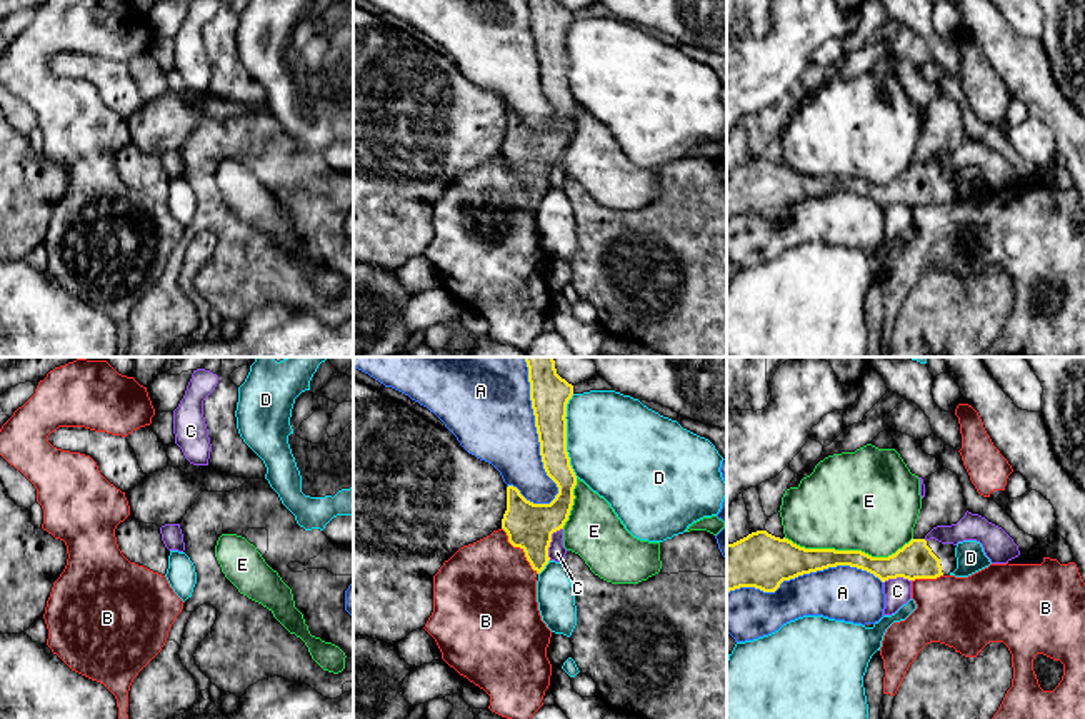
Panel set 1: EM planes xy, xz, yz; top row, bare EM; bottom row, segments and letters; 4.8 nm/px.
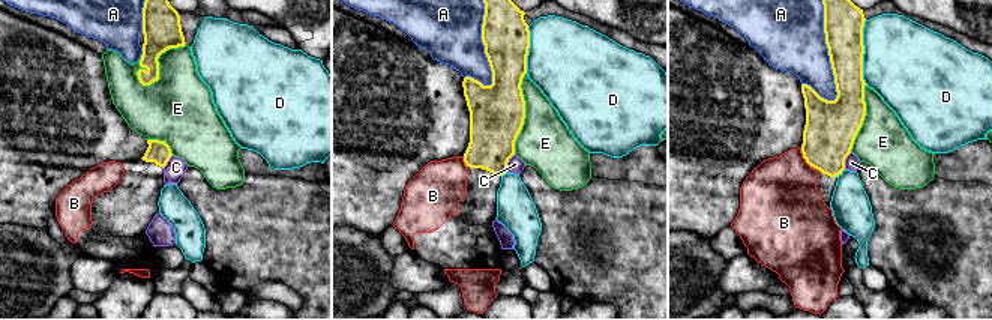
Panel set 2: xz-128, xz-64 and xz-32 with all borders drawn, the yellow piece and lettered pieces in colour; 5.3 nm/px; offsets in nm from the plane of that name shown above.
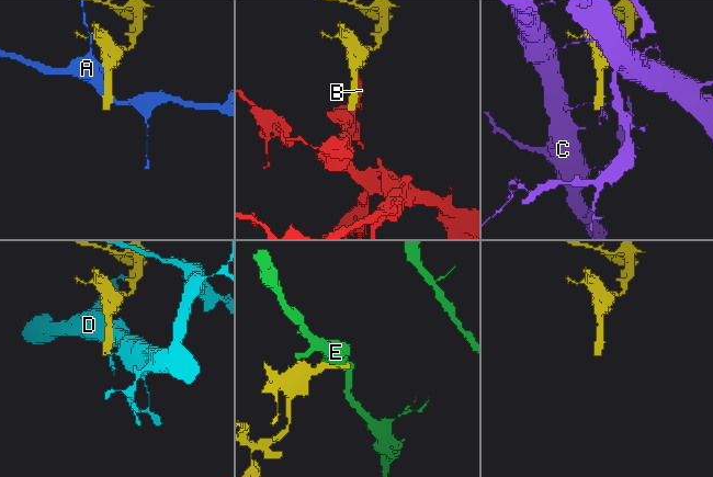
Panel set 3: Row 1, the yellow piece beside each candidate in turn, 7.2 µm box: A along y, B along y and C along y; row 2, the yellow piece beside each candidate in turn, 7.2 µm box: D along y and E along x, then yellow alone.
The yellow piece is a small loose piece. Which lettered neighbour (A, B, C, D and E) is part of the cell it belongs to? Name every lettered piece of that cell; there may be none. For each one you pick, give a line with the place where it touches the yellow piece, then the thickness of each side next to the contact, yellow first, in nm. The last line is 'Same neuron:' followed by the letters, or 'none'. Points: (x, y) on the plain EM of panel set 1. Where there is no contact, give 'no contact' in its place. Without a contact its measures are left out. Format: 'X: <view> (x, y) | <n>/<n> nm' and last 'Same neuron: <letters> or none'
Same neuron: none

